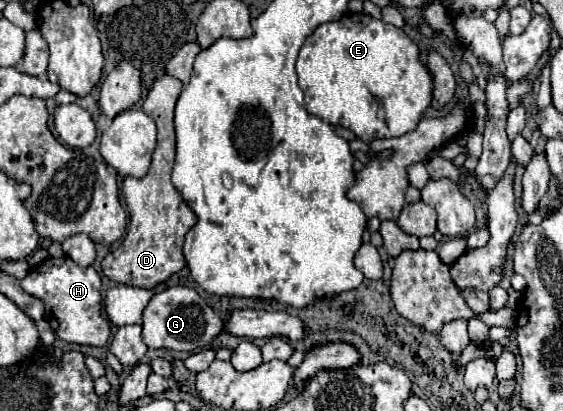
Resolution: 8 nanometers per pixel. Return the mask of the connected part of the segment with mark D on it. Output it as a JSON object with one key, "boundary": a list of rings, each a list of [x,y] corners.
{"boundary":[[[164,74],[160,80],[154,82],[152,90],[144,100],[144,112],[156,122],[158,126],[158,146],[152,156],[150,172],[144,178],[124,178],[124,200],[130,212],[130,226],[124,242],[106,254],[102,260],[102,272],[120,284],[136,286],[144,290],[152,290],[158,284],[166,282],[172,274],[184,268],[184,254],[182,244],[186,232],[196,224],[194,212],[186,206],[178,190],[170,182],[174,158],[176,158],[176,136],[174,136],[174,106],[182,92],[182,82],[174,76]]]}

